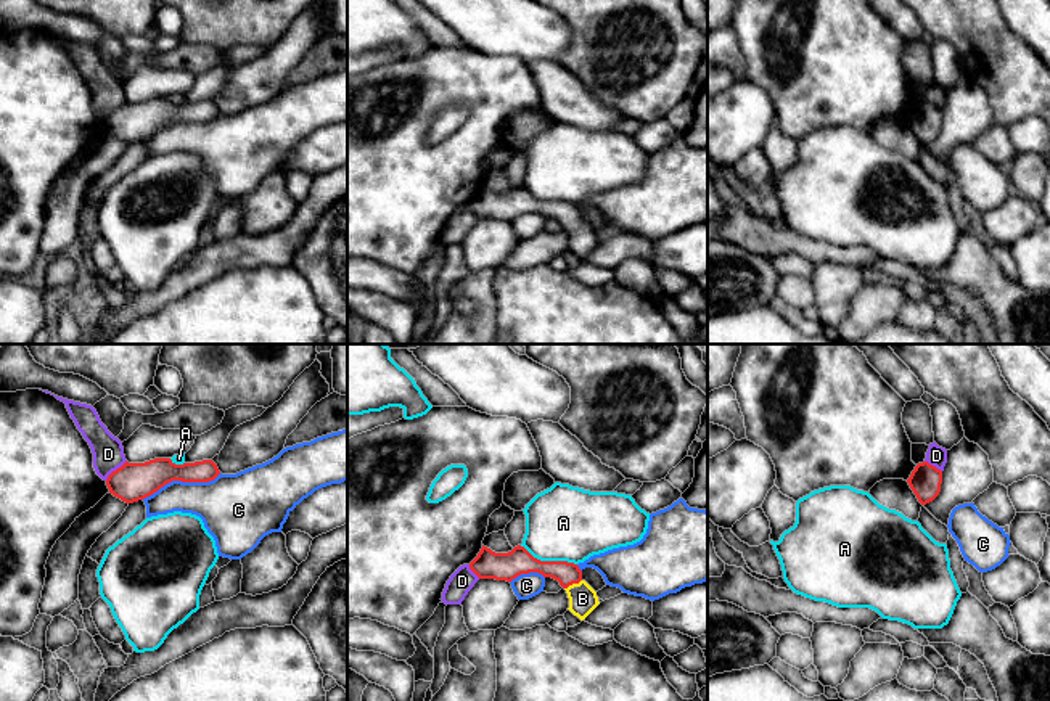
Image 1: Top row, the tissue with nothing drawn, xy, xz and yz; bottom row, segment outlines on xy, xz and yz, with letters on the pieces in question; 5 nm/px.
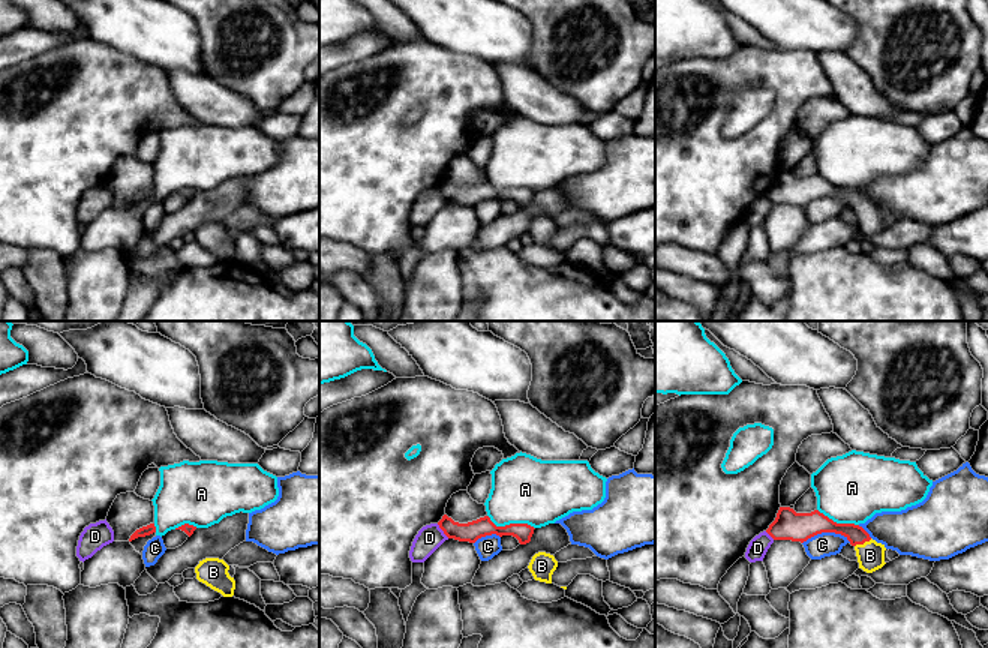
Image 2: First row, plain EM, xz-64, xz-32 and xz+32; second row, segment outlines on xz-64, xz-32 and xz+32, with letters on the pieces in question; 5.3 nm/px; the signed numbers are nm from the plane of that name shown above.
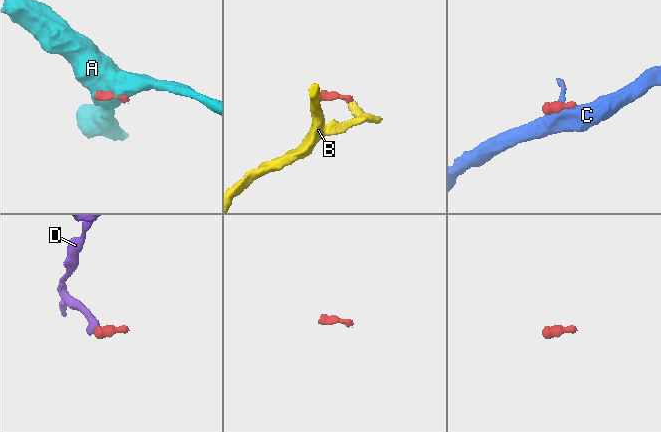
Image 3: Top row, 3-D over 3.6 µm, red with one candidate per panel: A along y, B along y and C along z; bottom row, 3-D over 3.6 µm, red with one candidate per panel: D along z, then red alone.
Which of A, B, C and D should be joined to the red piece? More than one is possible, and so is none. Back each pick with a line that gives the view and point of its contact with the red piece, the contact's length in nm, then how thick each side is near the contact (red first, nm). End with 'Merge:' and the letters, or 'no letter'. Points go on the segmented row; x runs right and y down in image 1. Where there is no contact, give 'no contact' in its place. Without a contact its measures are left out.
B: contact xz (573, 582); length 100 nm; calibres 110 and 140 nm
Merge: B

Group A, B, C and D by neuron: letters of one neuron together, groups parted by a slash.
A / B / C / D

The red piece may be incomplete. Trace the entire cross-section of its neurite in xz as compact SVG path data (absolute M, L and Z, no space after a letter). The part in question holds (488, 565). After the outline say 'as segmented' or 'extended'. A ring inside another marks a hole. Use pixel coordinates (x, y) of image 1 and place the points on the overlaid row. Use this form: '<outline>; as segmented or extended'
M518 545L508 553L495 553L484 547L470 563L479 579L511 582L521 574L539 572L560 582L569 598L569 611L584 621L598 605L597 592L582 579L577 564L568 561L540 561Z; extended

